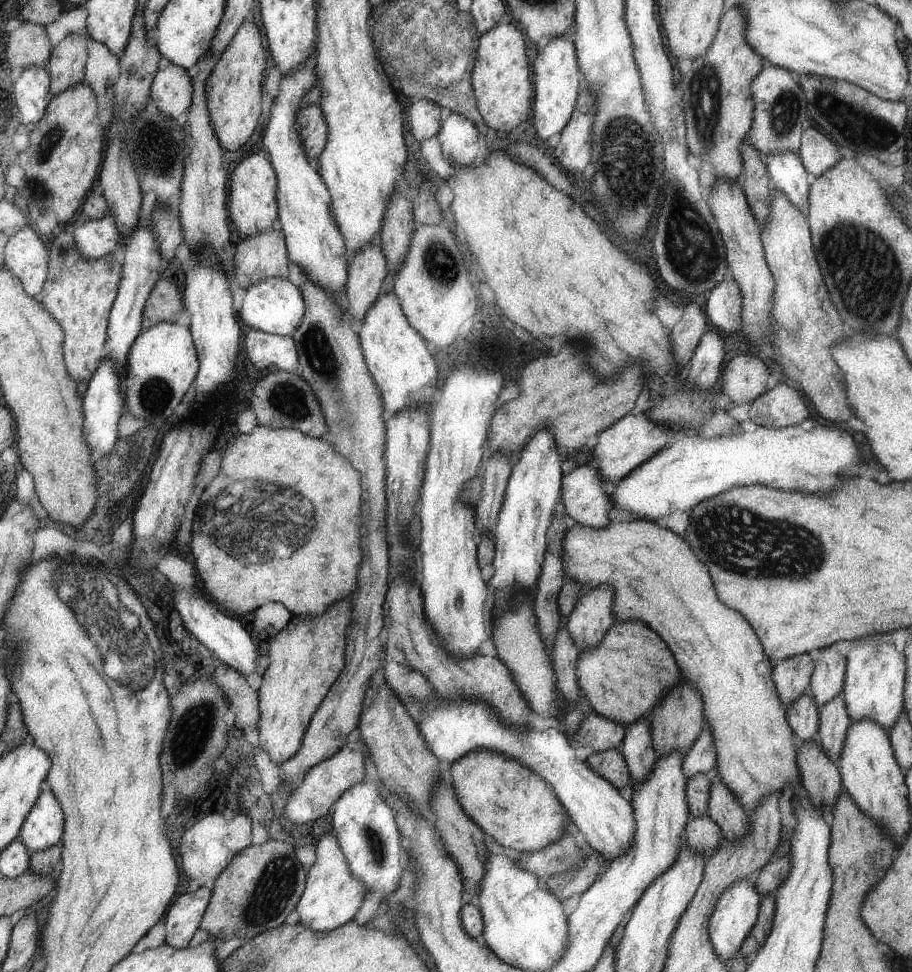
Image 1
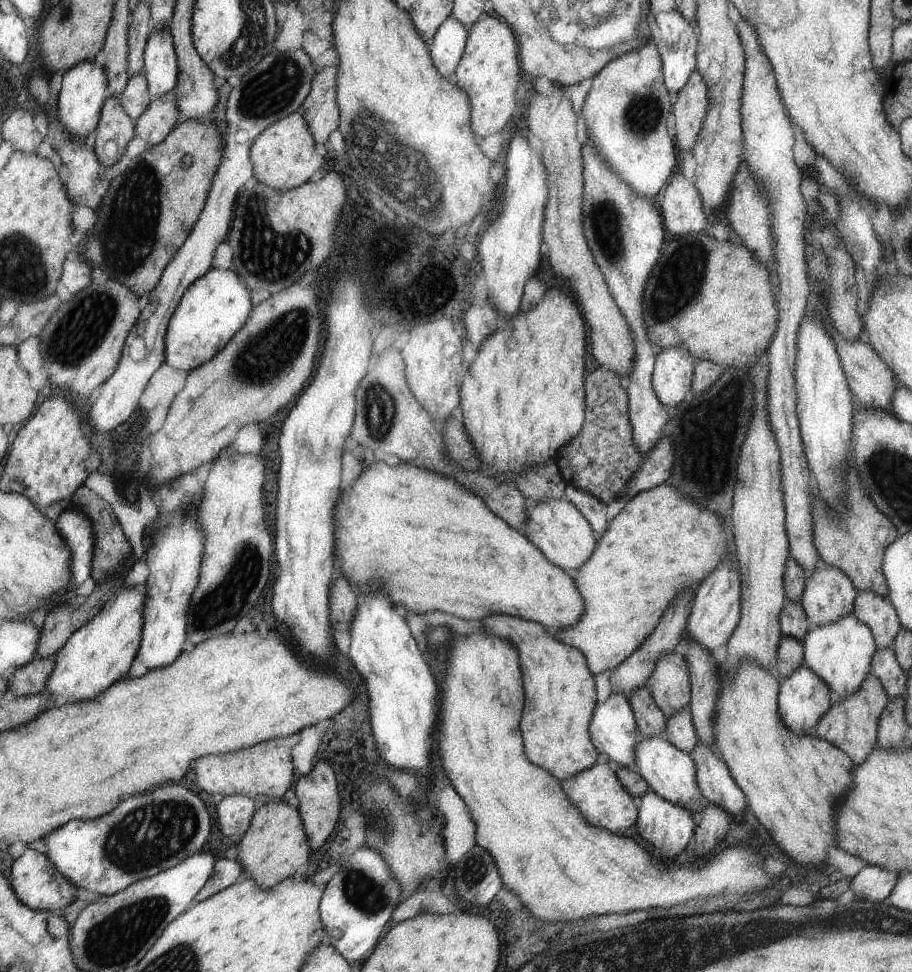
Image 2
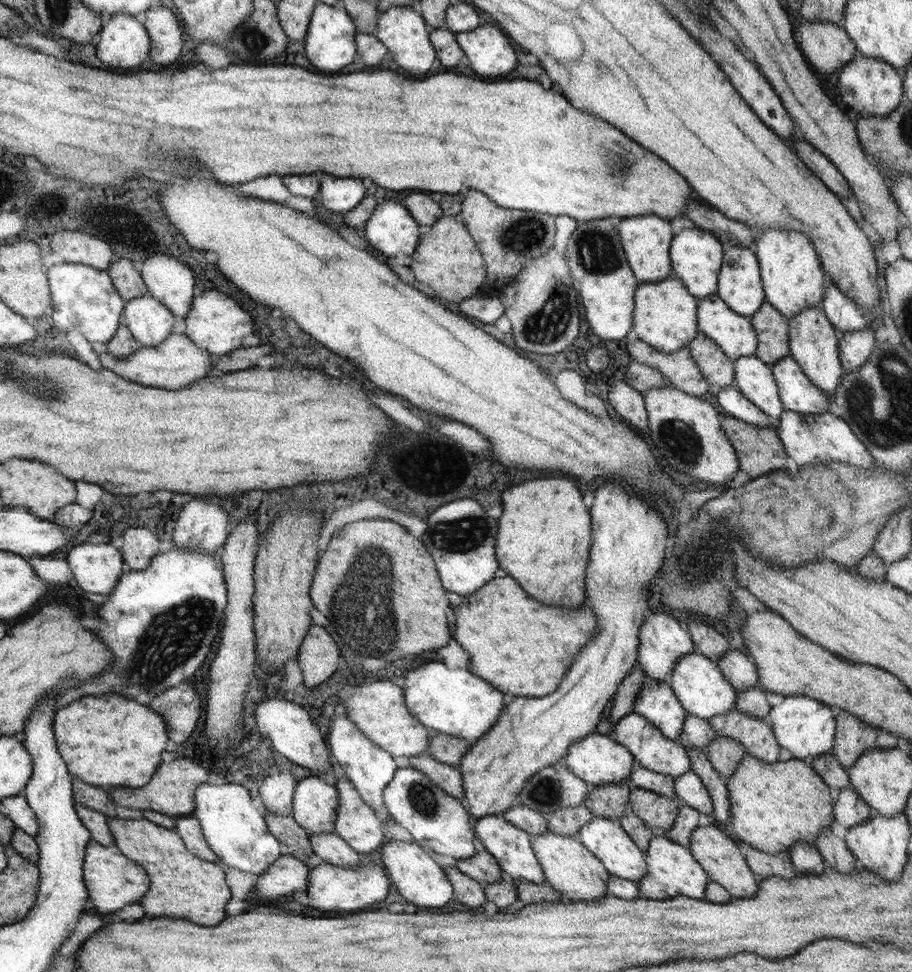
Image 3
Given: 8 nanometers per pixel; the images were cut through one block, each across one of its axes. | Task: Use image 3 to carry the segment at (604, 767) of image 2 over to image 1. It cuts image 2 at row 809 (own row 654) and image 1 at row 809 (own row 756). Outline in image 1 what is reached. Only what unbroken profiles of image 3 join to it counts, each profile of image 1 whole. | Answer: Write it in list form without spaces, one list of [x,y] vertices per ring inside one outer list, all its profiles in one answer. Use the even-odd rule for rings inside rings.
[[[474,750],[450,766],[446,766],[460,806],[480,829],[515,854],[538,852],[564,838],[571,830],[569,812],[557,794],[536,772],[508,758],[488,750]]]

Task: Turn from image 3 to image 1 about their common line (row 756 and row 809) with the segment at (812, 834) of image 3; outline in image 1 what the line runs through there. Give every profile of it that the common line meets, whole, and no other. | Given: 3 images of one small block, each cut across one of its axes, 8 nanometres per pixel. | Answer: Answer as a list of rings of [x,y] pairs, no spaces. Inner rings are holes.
[[[578,465],[566,474],[565,485],[562,486],[562,506],[564,513],[577,524],[569,528],[565,540],[565,575],[578,580],[585,588],[594,588],[604,582],[614,586],[617,591],[613,612],[616,620],[650,622],[650,626],[654,626],[654,630],[670,642],[670,651],[674,656],[678,654],[676,660],[682,679],[696,686],[704,700],[705,722],[713,728],[714,745],[717,747],[717,767],[713,772],[737,795],[751,815],[752,810],[761,805],[762,798],[782,793],[790,784],[801,784],[801,772],[797,766],[798,746],[792,730],[788,728],[786,711],[773,682],[773,667],[765,654],[764,644],[745,616],[718,600],[708,568],[682,536],[644,519],[610,522],[608,512],[612,504],[602,490],[600,476],[602,474],[589,465]]]

